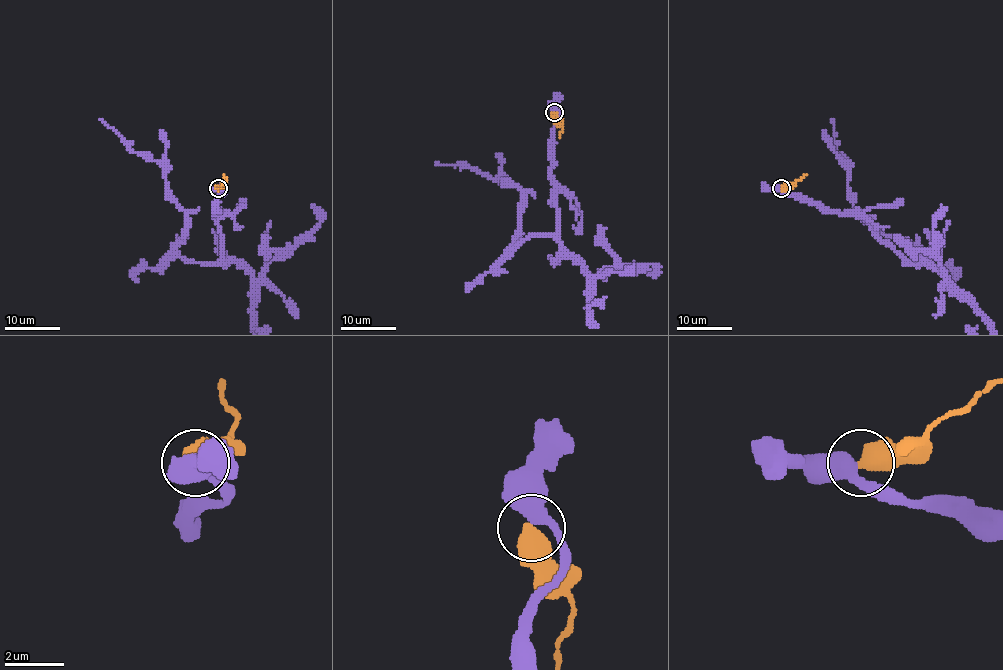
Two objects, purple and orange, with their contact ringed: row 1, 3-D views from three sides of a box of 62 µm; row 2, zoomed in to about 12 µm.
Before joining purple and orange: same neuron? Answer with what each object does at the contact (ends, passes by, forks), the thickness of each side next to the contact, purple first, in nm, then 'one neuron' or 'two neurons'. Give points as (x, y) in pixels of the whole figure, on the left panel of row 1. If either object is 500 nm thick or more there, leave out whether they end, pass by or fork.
calibres 500 and 600 nm; two neurons

